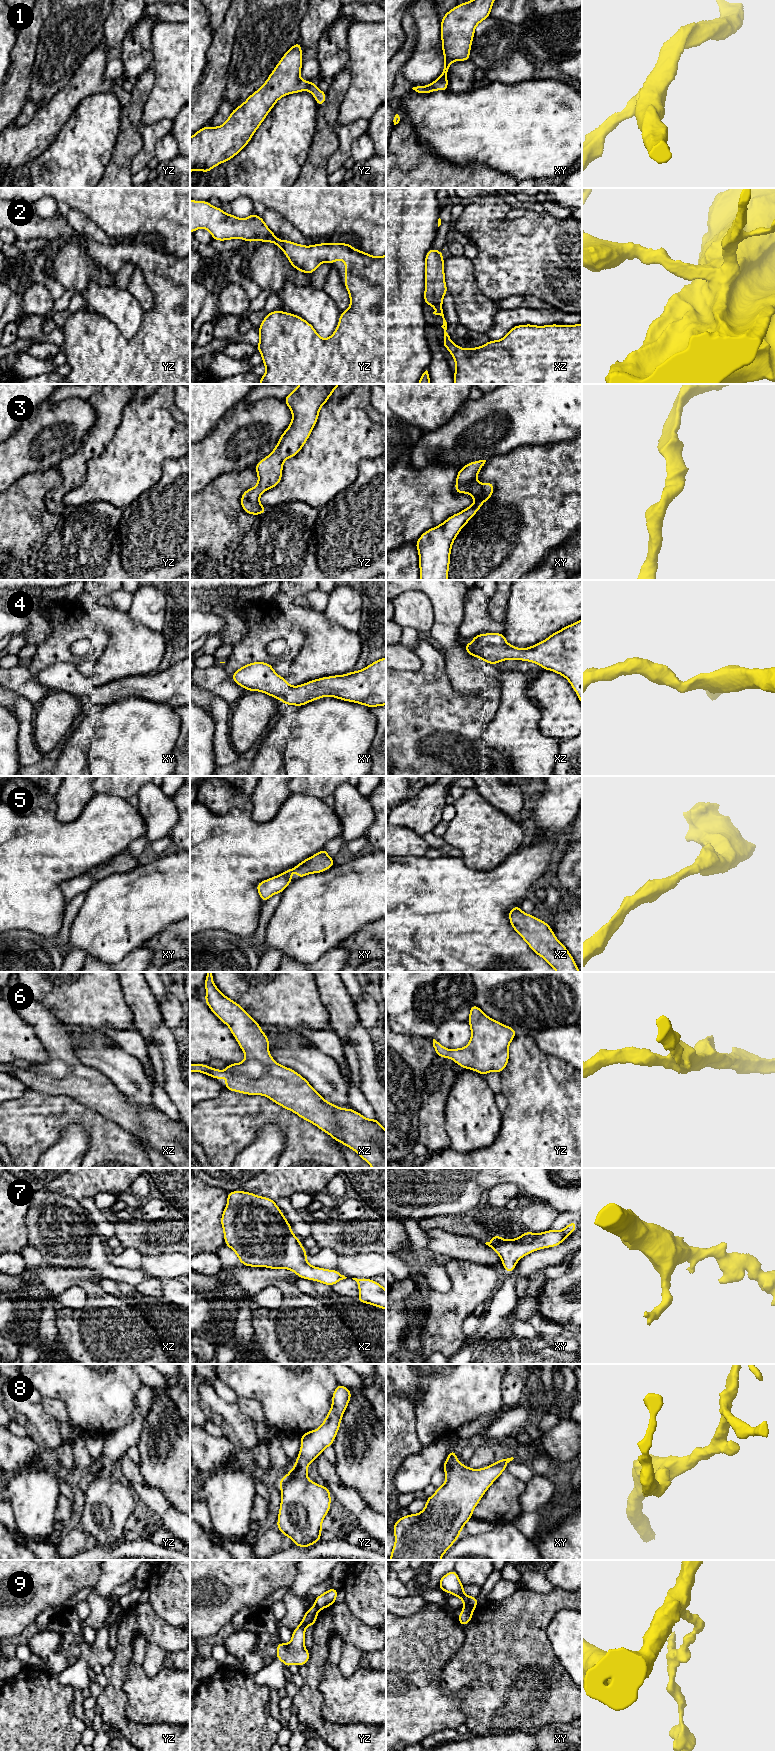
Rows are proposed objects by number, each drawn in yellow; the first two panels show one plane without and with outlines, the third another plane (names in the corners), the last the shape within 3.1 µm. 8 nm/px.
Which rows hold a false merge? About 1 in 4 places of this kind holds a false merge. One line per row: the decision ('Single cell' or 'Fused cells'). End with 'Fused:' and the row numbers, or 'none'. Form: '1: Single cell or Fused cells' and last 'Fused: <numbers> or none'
1: Single cell
2: Single cell
3: Single cell
4: Single cell
5: Single cell
6: Single cell
7: Single cell
8: Single cell
9: Fused cells
Fused: 9

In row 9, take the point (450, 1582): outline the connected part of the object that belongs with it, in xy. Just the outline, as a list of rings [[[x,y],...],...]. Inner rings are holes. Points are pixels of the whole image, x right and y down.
[[[454,1569],[441,1577],[438,1586],[443,1592],[448,1592],[453,1596],[460,1598],[466,1607],[475,1608],[478,1604],[477,1596],[472,1597],[464,1593],[464,1585]]]

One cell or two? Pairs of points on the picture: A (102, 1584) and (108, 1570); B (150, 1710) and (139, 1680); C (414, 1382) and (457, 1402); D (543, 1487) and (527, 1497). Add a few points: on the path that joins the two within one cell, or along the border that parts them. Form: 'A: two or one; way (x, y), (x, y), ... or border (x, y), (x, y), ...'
A: one; way (105, 1581), (108, 1578), (108, 1573)
B: one; way (150, 1703), (150, 1699), (139, 1687)
C: one; way (425, 1382), (437, 1382), (446, 1391)
D: one; way (539, 1491), (531, 1497)

